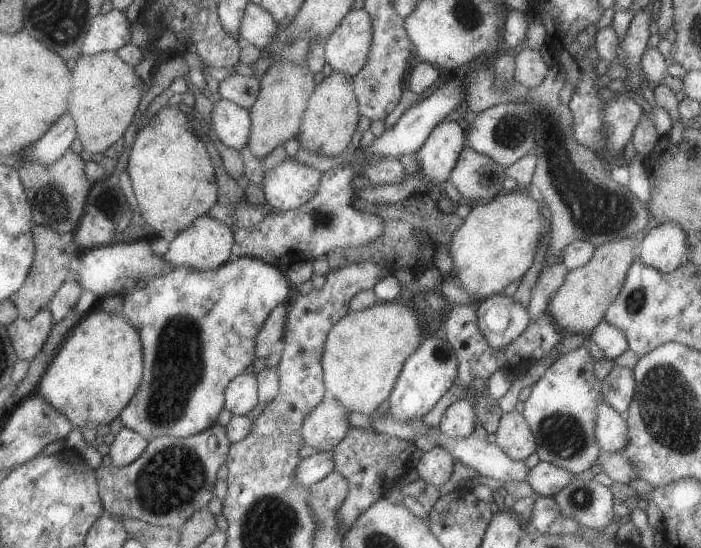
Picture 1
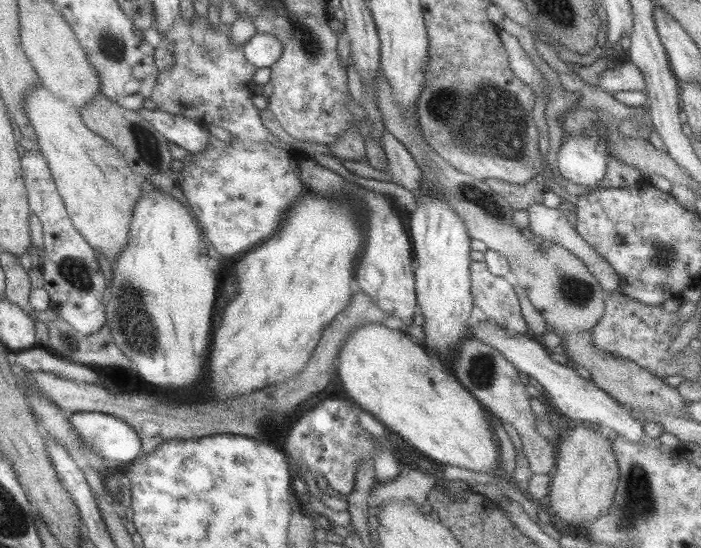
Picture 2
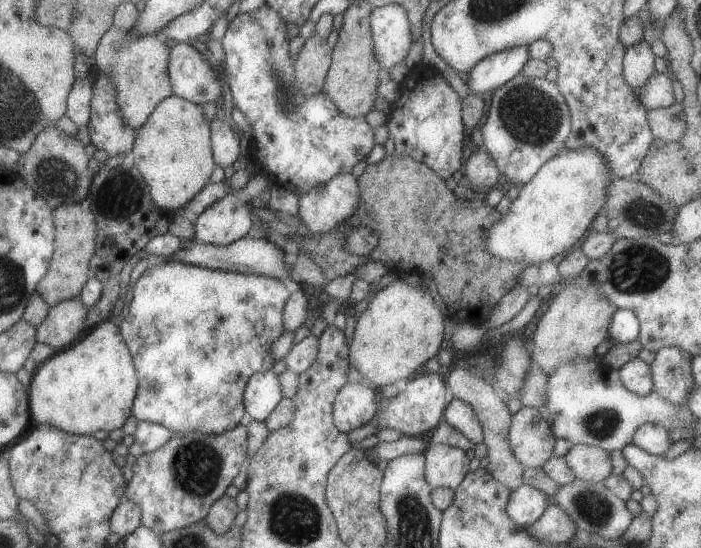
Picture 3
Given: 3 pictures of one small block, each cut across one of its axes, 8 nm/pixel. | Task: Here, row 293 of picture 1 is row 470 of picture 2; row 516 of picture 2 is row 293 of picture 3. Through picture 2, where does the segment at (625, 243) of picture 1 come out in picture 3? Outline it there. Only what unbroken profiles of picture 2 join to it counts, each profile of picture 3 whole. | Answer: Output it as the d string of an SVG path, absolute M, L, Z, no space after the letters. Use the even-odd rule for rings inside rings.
M591 283L587 289L565 286L554 296L547 311L537 322L532 337L534 349L529 353L530 360L546 375L550 375L561 363L593 358L597 344L609 336L613 310L595 284Z

